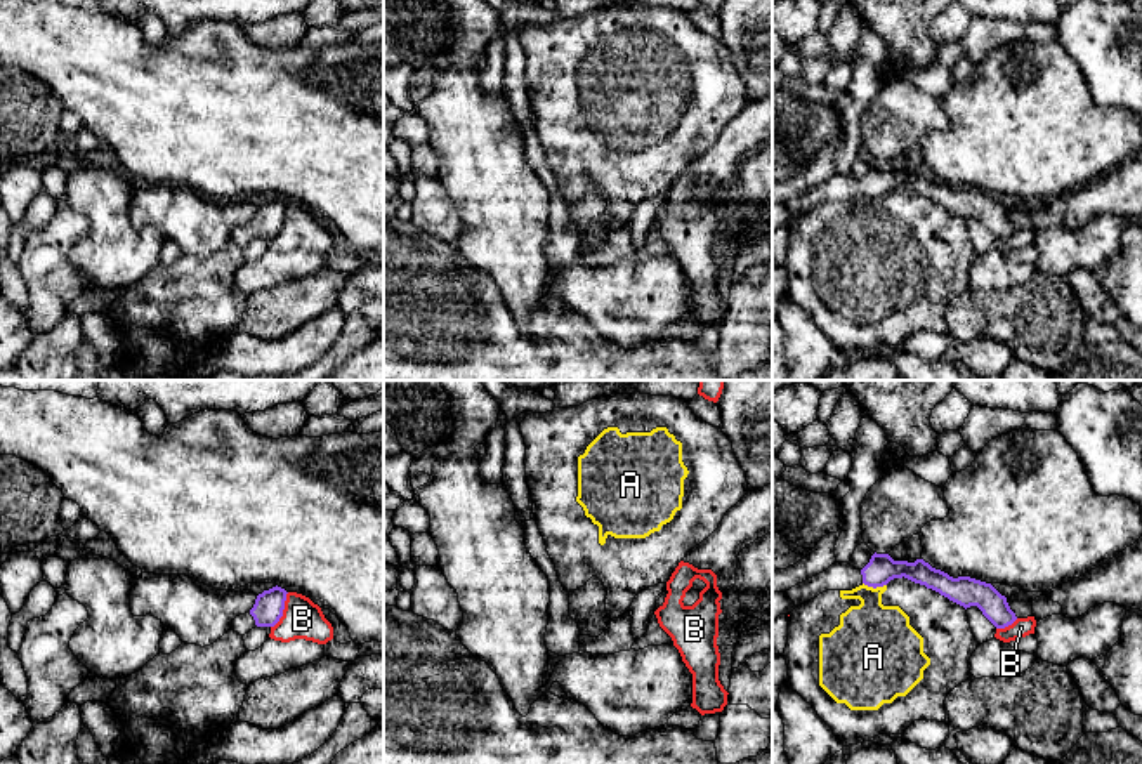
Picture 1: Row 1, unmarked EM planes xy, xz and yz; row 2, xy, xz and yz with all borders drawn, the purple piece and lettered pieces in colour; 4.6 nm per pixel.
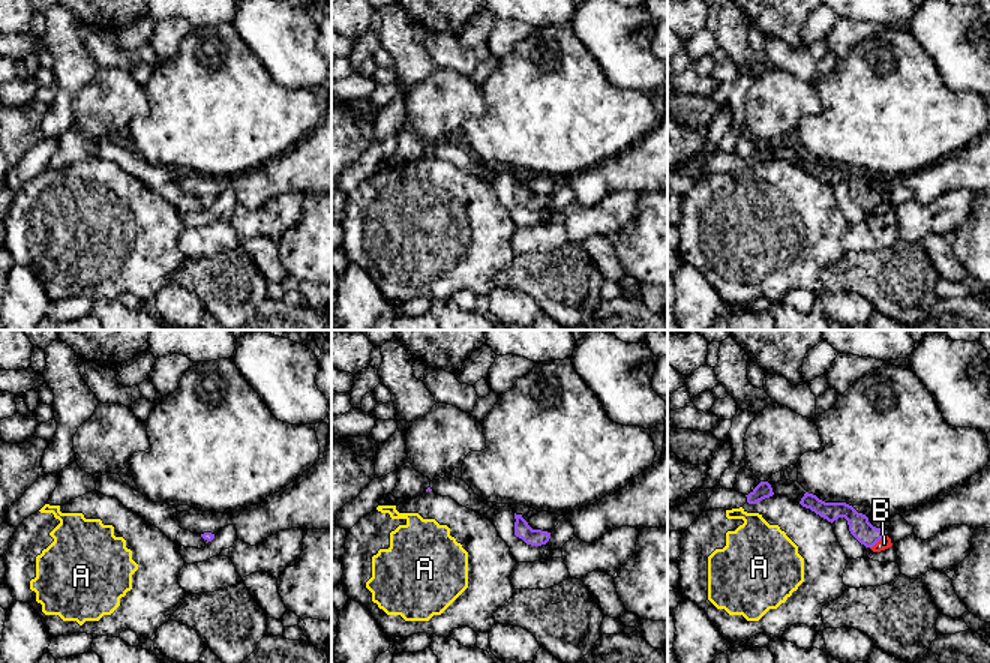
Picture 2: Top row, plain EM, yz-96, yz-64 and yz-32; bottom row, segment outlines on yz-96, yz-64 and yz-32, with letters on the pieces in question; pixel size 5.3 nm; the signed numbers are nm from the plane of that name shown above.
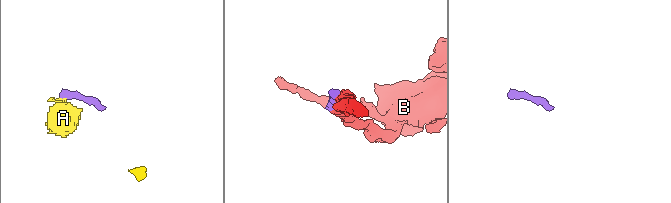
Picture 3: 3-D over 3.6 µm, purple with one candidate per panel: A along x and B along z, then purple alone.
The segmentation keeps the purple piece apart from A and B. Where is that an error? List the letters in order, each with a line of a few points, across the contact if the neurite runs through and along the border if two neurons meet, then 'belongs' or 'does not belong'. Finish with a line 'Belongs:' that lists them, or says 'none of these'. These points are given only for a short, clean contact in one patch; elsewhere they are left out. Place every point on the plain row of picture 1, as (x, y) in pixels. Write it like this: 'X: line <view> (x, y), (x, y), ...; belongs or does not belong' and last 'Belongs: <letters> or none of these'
A: line yz (863, 193), (873, 198), (886, 197); does not belong
B: does not belong
Belongs: none of these

